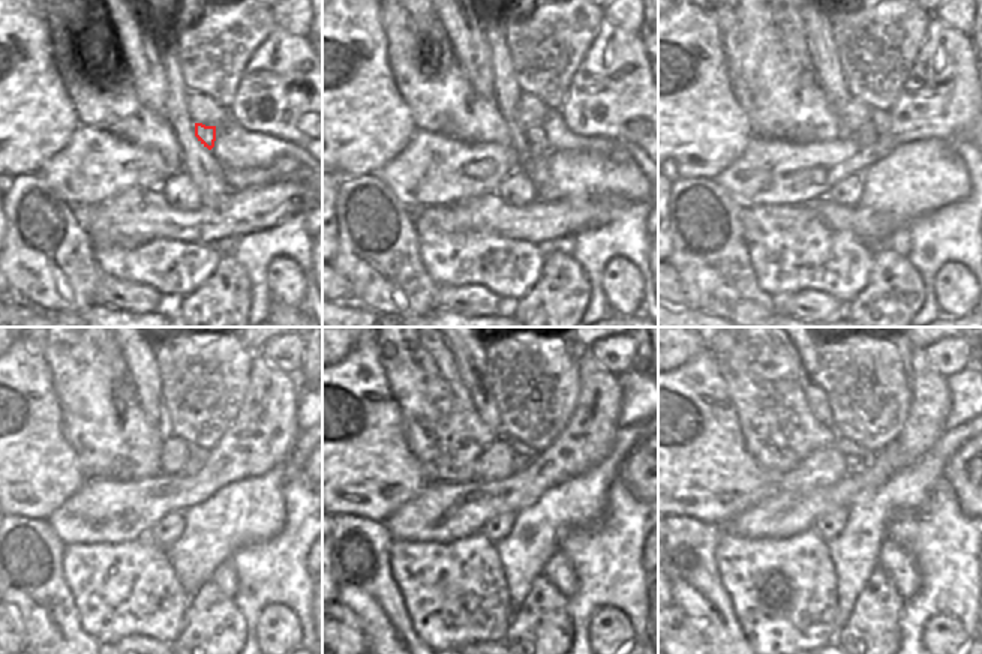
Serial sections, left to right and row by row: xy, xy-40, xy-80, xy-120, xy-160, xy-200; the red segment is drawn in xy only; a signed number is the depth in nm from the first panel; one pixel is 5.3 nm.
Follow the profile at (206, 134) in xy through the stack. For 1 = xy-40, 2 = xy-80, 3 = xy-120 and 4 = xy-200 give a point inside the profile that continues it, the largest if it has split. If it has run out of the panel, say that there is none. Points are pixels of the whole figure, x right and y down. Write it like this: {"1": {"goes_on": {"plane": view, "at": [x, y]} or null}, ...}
{"1": {"goes_on": {"plane": "xy-40", "at": [535, 135]}}, "2": {"goes_on": {"plane": "xy-80", "at": [871, 129]}}, "3": {"goes_on": {"plane": "xy-120", "at": [198, 456]}}, "4": {"goes_on": {"plane": "xy-200", "at": [853, 464]}}}

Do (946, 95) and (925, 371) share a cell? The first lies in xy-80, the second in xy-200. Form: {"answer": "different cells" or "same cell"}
{"answer": "same cell"}

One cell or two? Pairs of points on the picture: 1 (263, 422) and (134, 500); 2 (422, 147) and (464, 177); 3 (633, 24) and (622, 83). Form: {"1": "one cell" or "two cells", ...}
{"1": "one cell", "2": "one cell", "3": "two cells"}

